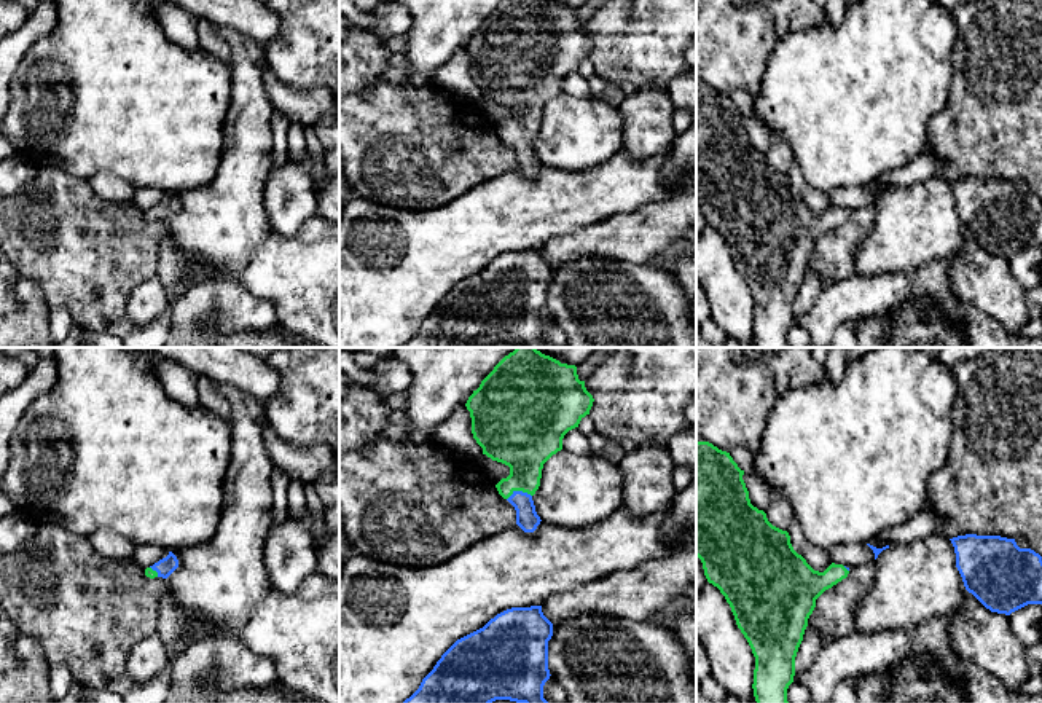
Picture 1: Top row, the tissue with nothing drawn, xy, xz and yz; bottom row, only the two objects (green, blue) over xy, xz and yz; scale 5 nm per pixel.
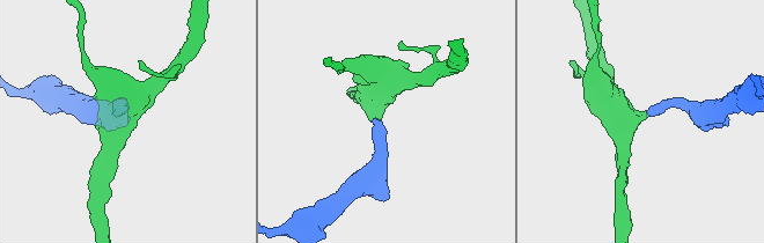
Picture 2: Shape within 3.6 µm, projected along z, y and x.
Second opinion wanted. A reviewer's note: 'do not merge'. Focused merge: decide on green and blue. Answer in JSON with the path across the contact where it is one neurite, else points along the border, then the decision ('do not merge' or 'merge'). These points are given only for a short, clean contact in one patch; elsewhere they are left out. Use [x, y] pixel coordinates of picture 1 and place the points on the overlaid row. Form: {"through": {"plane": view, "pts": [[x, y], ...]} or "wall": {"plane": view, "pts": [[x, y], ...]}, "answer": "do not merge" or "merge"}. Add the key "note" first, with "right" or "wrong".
{"note": "wrong", "through": {"plane": "xz", "pts": [[523, 440], [523, 482], [518, 490], [528, 520]]}, "answer": "merge"}

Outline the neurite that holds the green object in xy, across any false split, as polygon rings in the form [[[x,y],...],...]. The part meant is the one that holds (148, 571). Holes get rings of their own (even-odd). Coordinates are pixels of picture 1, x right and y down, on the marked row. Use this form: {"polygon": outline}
{"polygon": [[[169,552],[166,558],[147,568],[145,575],[150,579],[155,579],[155,577],[167,579],[177,568],[178,568],[178,560],[172,552]]]}

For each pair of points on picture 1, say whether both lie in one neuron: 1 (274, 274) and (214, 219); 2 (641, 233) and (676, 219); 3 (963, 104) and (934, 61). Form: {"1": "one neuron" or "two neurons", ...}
{"1": "two neurons", "2": "one neuron", "3": "two neurons"}

